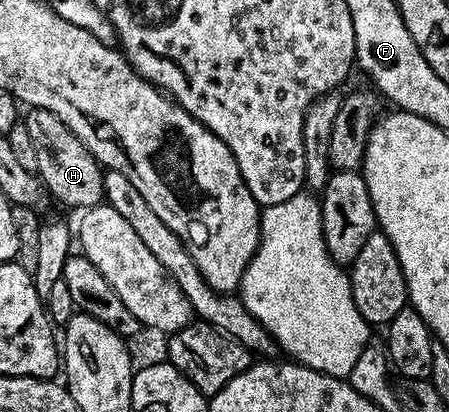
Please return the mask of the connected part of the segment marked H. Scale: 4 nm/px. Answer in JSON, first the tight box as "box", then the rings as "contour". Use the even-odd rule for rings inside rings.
{"box":[25,107,104,209],"contour":[[[32,107],[26,112],[25,122],[27,132],[33,141],[33,150],[37,152],[37,174],[43,181],[43,186],[51,191],[63,203],[71,207],[86,209],[100,206],[103,197],[104,168],[85,149],[85,145],[67,128],[65,121],[49,109]]]}

